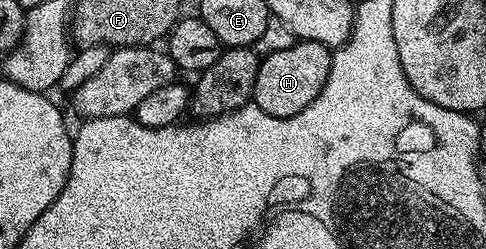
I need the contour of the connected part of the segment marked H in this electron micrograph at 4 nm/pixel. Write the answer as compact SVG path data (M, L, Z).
M303 40L293 43L293 46L284 46L273 54L265 53L260 59L258 80L254 80L252 102L275 118L289 118L302 112L302 108L306 108L306 104L313 102L318 92L322 92L330 76L333 51L329 47Z

